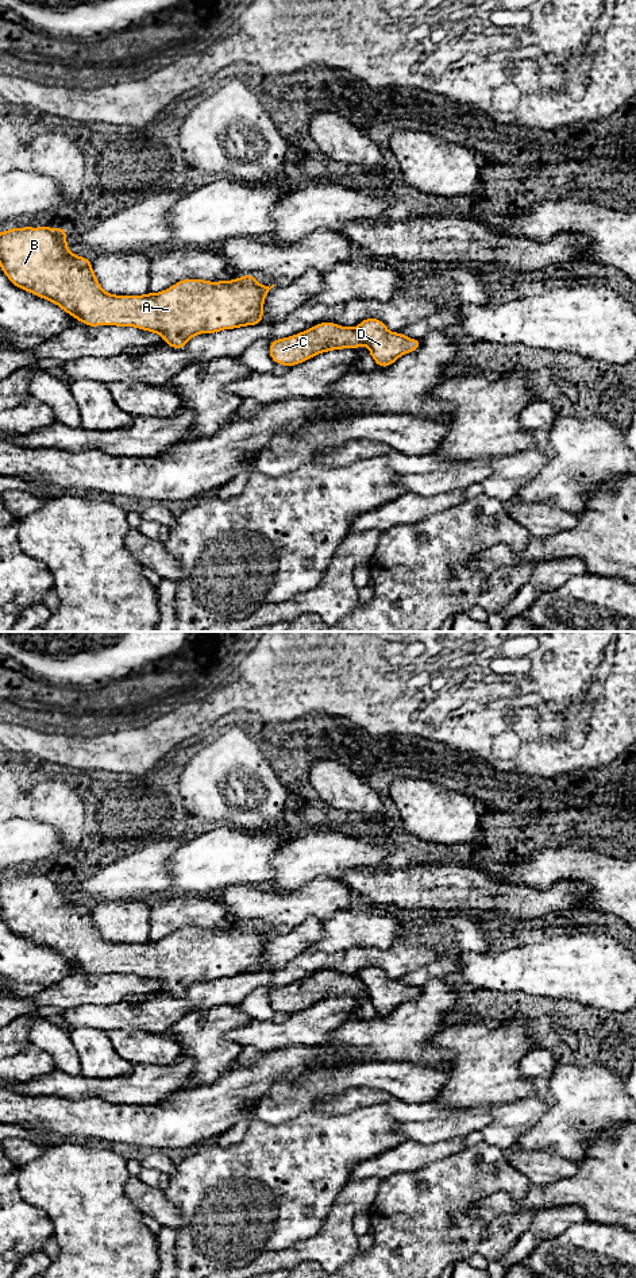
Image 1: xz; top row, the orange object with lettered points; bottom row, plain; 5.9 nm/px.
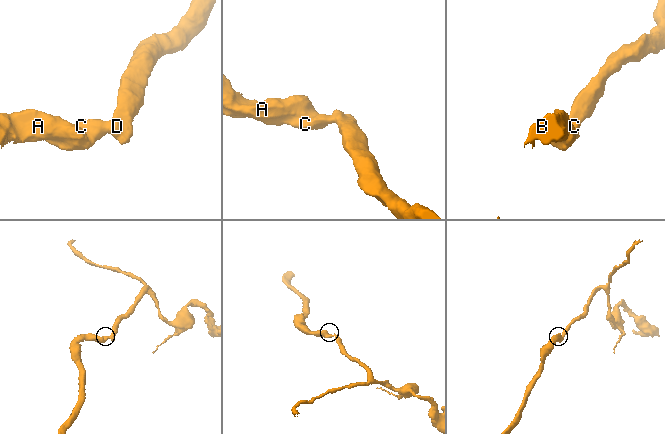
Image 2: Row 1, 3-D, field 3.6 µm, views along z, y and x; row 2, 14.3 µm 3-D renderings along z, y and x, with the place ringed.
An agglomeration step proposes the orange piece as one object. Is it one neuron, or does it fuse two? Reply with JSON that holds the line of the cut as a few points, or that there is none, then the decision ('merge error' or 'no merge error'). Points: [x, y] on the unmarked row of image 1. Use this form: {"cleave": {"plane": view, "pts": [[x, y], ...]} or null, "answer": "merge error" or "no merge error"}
{"cleave": {"plane": "xz", "pts": [[357, 976], [367, 991]]}, "answer": "merge error"}

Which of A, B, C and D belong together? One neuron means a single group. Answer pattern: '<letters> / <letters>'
A B C / D

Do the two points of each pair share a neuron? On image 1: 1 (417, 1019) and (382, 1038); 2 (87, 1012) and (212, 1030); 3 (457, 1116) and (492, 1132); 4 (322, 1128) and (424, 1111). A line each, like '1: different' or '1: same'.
1: same
2: different
3: different
4: different

